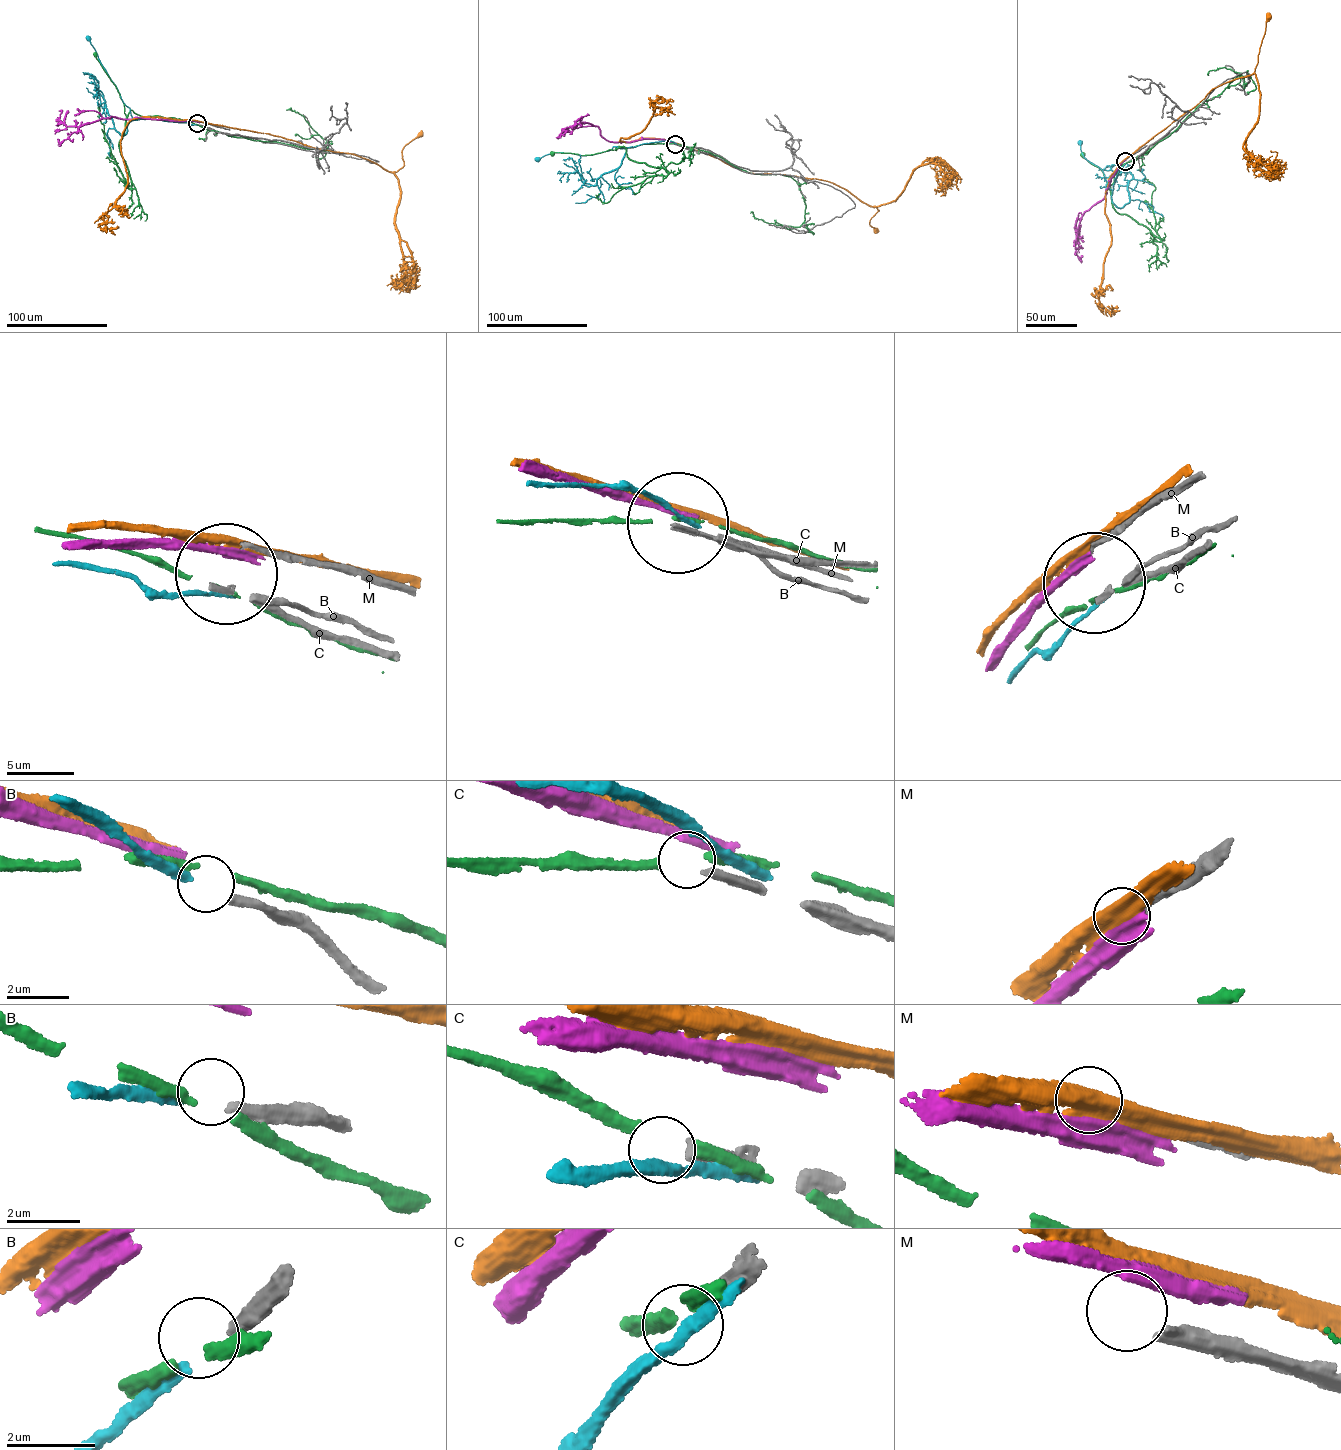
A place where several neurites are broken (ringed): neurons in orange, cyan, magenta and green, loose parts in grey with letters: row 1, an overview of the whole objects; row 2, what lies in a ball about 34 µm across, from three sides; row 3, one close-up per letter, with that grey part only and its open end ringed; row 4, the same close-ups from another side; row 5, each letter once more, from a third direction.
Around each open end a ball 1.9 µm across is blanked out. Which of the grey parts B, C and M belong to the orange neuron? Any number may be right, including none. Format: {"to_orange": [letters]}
{"to_orange": []}

